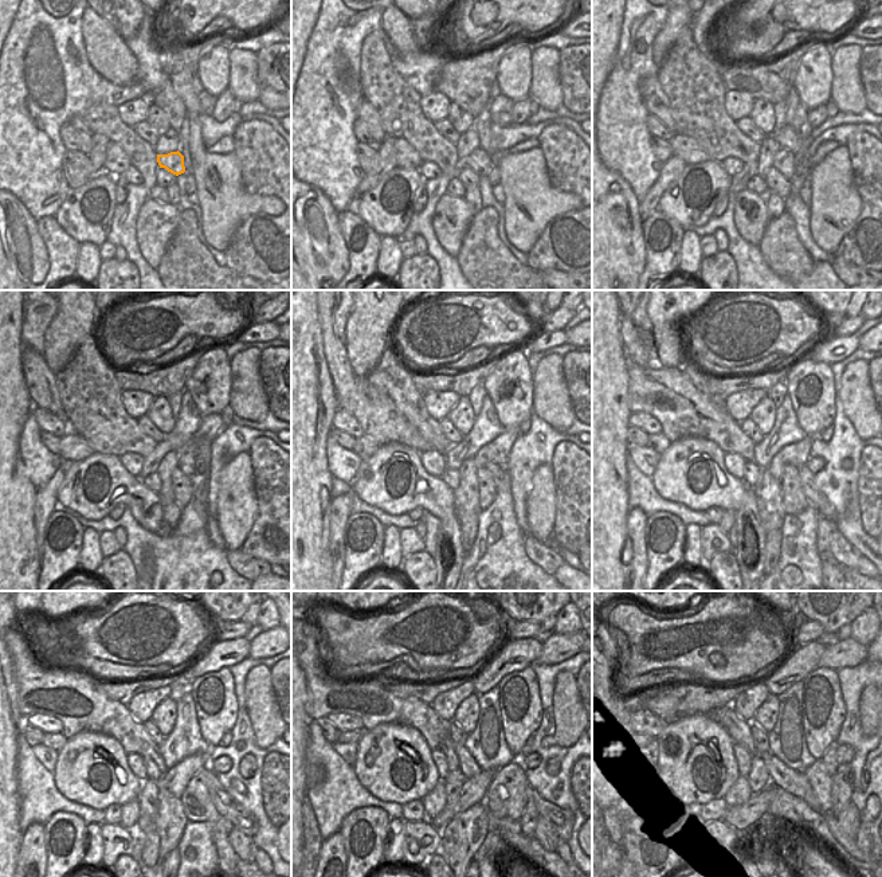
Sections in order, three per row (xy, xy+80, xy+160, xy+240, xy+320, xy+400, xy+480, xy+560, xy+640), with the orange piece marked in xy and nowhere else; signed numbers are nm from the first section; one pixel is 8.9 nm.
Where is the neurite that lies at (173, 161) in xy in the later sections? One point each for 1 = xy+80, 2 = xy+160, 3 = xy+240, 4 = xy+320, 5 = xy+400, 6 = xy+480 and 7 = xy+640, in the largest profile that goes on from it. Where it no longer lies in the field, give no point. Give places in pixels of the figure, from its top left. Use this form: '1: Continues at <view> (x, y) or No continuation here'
1: Continues at xy+80 (479, 161)
2: Continues at xy+160 (784, 160)
3: Continues at xy+240 (185, 459)
4: Continues at xy+320 (498, 476)
5: Continues at xy+400 (816, 500)
6: Continues at xy+480 (224, 805)
7: Continues at xy+640 (865, 818)

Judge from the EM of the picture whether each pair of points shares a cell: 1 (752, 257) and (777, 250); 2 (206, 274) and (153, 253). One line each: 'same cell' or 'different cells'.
1: different cells
2: different cells

